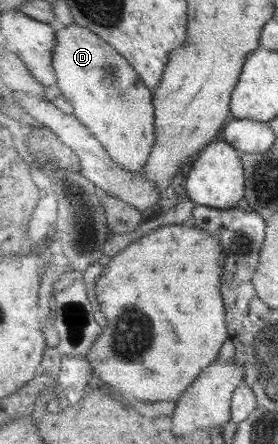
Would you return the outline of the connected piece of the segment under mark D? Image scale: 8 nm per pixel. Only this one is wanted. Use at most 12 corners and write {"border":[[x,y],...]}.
{"border":[[57,28],[56,89],[115,163],[144,173],[155,99],[107,40]]}

